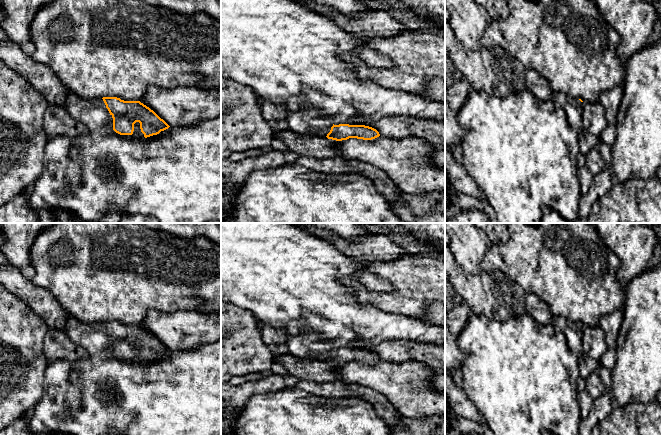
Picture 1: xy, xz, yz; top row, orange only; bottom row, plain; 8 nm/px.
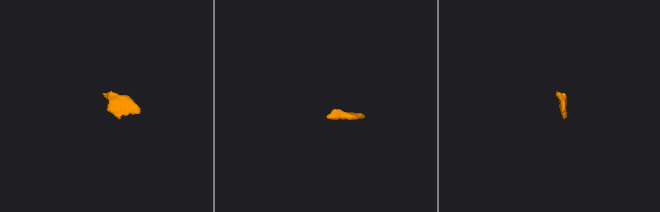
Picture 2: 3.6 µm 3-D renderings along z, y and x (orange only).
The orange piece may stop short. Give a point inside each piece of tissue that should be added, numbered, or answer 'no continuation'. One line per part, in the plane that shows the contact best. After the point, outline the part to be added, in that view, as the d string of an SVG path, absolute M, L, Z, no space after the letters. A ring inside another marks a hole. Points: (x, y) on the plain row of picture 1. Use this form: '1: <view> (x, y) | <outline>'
1: xy (93, 337) | M71 315L64 332L72 342L85 348L89 355L101 353L110 341L102 322L86 324Z

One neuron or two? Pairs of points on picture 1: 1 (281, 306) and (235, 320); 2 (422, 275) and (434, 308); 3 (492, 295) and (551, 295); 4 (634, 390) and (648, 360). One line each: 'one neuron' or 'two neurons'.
1: two neurons
2: two neurons
3: two neurons
4: one neuron

